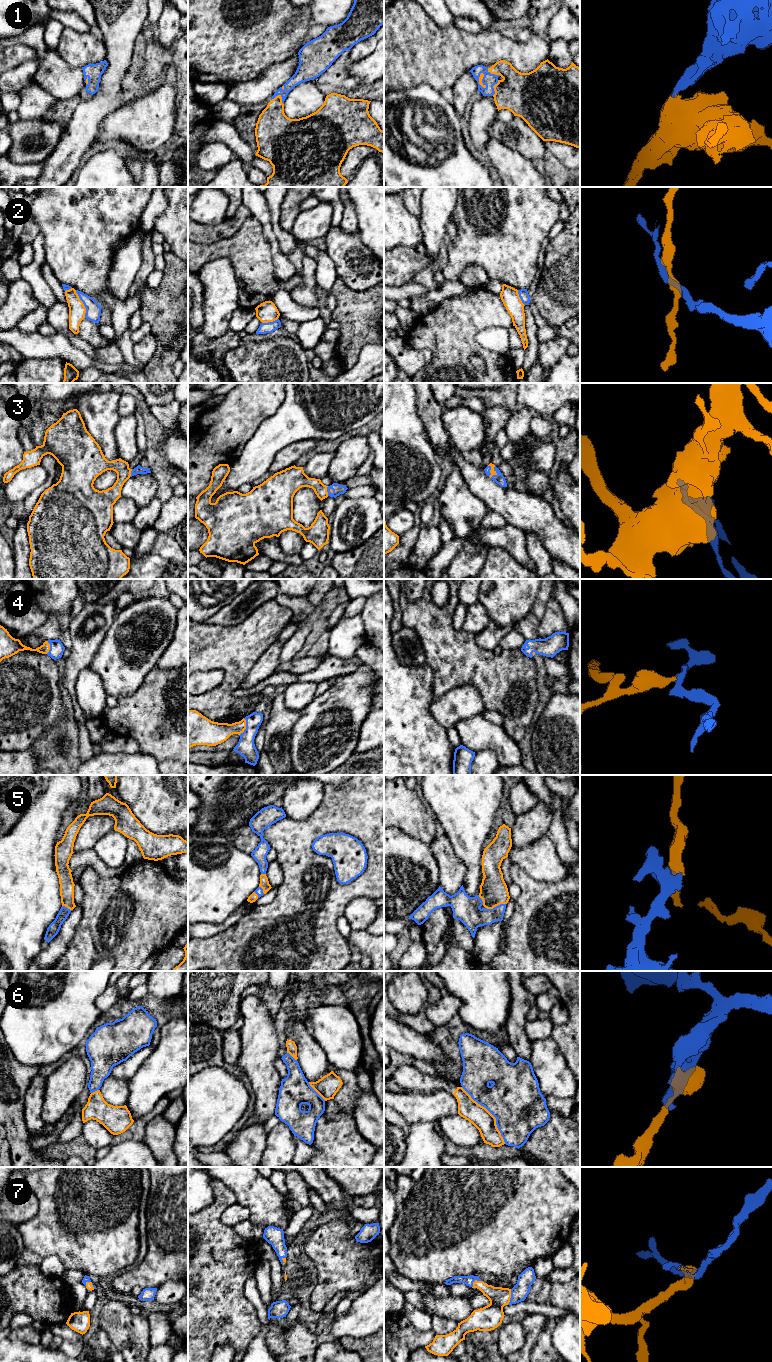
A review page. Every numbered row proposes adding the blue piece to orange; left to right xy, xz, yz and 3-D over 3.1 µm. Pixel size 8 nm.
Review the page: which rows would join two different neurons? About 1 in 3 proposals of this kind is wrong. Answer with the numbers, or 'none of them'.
2, 6

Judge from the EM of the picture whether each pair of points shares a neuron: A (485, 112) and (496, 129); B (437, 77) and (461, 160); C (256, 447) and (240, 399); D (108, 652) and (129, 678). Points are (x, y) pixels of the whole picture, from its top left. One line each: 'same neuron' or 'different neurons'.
A: different neurons
B: different neurons
C: different neurons
D: same neuron

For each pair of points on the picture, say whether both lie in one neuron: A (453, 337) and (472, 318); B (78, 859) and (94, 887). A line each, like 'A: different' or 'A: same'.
A: same
B: different

